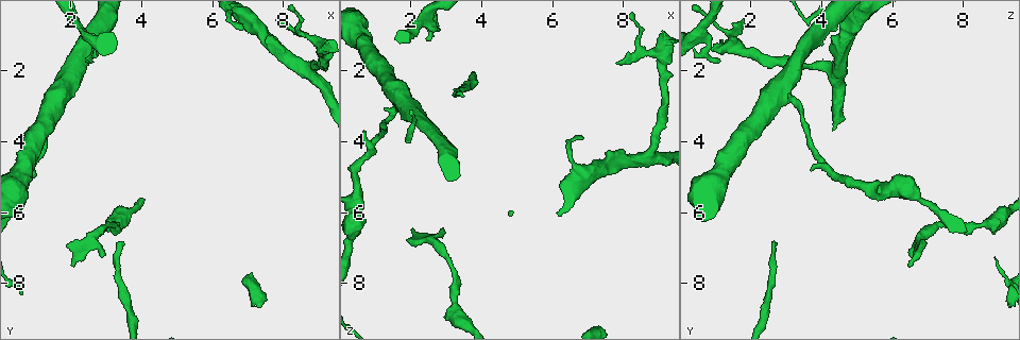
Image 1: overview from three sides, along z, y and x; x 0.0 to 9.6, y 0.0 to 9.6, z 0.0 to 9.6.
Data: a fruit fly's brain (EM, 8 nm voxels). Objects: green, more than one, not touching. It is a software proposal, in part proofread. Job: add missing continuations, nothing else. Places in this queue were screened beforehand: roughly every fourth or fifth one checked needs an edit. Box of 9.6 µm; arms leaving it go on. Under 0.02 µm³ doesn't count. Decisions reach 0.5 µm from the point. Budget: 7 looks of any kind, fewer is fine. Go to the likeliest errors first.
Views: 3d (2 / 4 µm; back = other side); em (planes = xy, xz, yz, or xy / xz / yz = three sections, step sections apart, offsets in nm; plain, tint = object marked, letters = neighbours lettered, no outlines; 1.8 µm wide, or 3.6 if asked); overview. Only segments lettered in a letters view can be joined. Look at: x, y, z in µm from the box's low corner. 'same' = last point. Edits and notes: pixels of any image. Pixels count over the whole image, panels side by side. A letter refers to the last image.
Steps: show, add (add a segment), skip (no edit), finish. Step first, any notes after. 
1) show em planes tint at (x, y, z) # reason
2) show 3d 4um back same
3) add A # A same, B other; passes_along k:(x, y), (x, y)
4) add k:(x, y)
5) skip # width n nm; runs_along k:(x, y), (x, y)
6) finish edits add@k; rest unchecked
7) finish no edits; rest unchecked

show 3d 2um back at (2.00, 7.50, 6.50) # free end

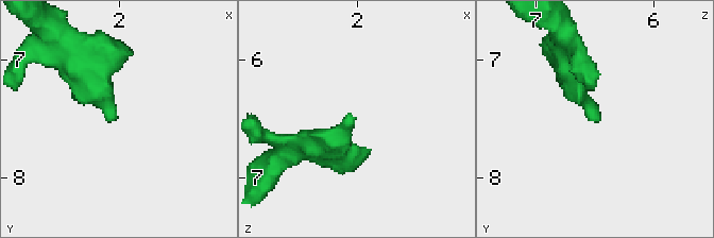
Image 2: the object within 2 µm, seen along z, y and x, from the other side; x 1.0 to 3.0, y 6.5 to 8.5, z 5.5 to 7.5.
show em xz step 8 letters at (2.06, 7.50, 6.44) # now the EM

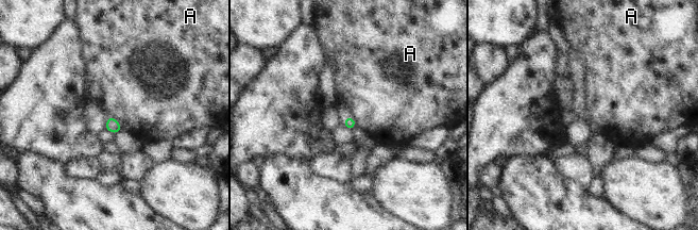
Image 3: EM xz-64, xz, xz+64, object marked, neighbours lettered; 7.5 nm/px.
show em planes letters same # another direction

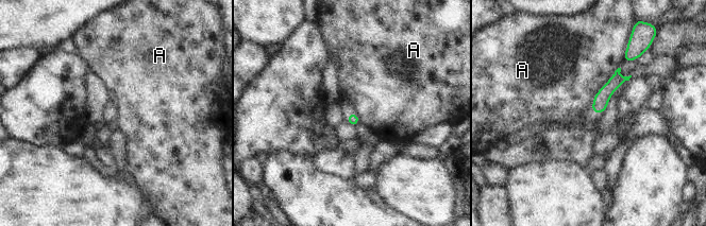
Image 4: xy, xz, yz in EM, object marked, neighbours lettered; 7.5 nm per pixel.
skip # A other; no lettered segment goes on from it

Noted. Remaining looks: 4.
show em xz step 16 tint at (9.10, 1.35, 0.85) # an open end

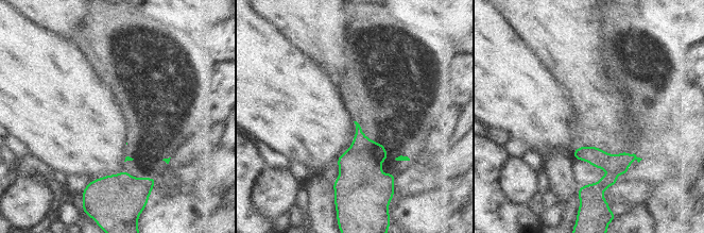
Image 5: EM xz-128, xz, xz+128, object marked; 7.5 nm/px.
show em planes letters same # cut it another way

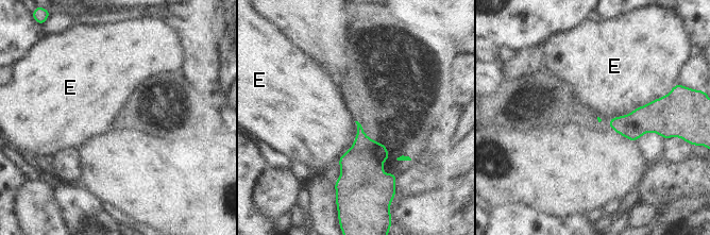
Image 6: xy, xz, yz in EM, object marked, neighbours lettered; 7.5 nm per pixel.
skip # E other; no lettered segment goes on from it

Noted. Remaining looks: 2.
show em planes letters at (3.20, 6.30, 8.50) # calibre changes

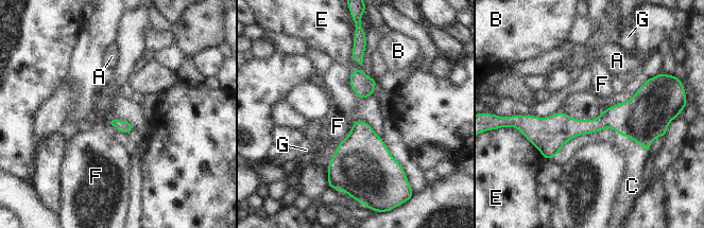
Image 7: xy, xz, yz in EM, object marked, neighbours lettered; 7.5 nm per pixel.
add C # A other, B other, C same, E other, F other, G other; passes_along 7:(647, 116), (645, 148), (633, 173); the neuron continues

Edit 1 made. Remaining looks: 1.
finish edits add@7; rest unchecked

